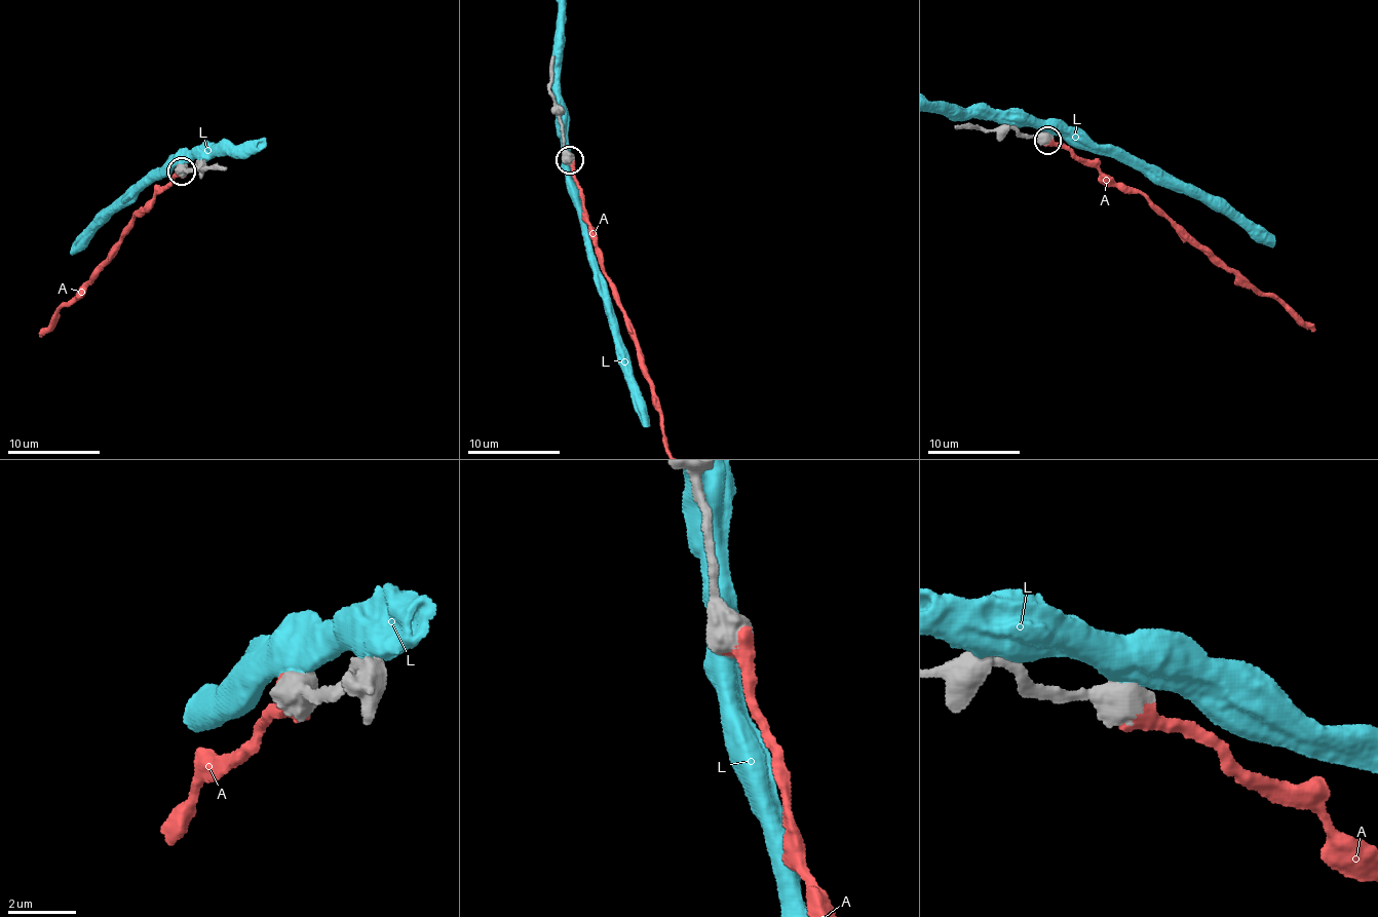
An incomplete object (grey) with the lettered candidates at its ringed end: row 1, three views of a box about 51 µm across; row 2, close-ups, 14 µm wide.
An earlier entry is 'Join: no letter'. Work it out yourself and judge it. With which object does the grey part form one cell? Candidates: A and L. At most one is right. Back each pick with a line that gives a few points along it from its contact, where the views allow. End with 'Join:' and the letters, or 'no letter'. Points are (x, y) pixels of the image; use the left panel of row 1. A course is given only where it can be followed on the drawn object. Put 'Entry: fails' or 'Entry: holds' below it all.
A: it runs (182, 170), (171, 174), (166, 185), (135, 211), (106, 259), (76, 296), (61, 302), (38, 337)
Join: A
Entry: fails

